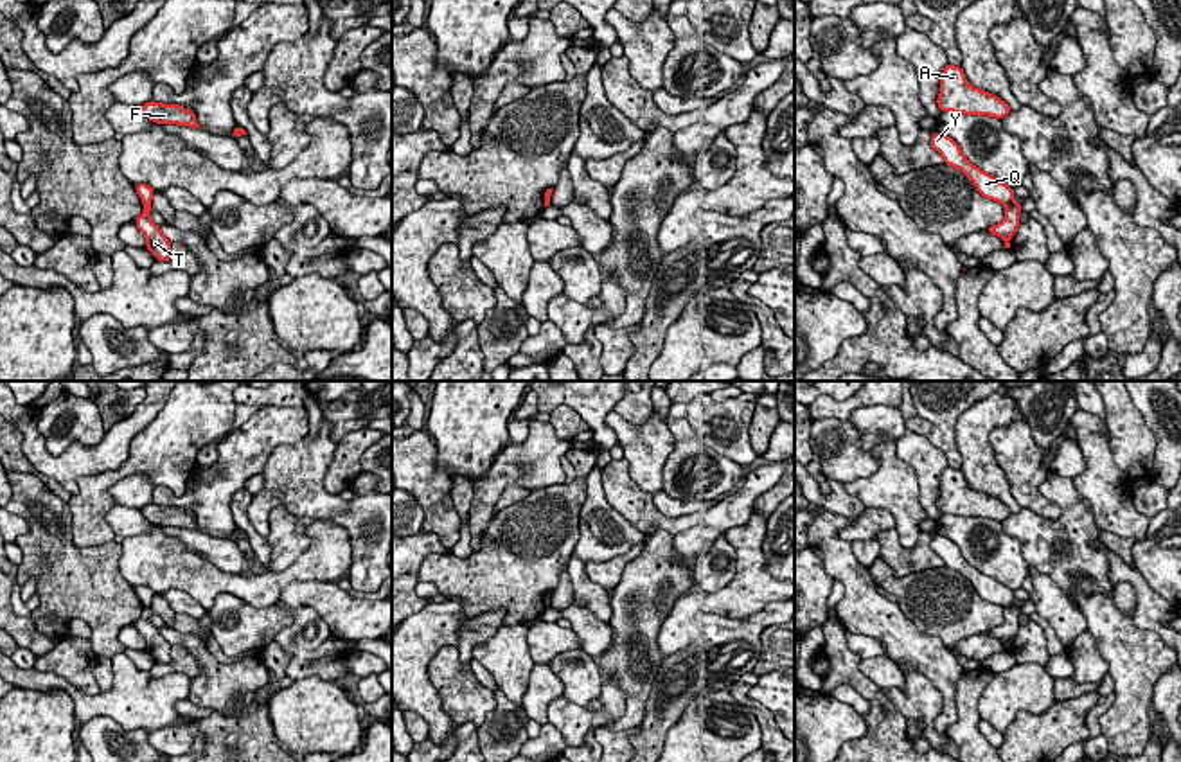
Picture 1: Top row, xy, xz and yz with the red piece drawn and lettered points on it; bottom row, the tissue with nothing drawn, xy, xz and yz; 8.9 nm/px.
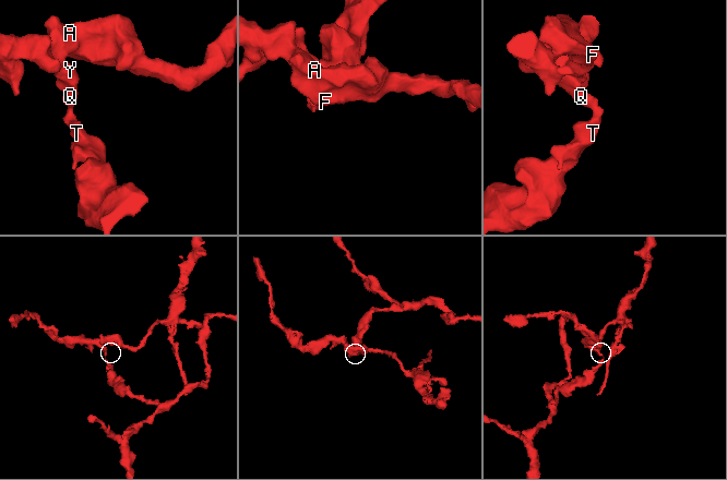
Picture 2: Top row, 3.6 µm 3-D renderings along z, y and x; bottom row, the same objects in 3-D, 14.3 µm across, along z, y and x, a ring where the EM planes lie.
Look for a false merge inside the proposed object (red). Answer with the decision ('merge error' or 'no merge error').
merge error

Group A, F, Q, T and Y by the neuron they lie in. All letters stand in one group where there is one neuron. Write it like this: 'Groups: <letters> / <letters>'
Groups: A F Q Y / T

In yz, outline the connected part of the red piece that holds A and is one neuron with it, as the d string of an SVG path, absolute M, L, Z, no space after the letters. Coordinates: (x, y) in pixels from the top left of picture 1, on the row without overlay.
M949 465L942 473L937 507L942 516L989 518L999 523L1010 516L1010 509L1005 503L985 492L971 489L962 469Z

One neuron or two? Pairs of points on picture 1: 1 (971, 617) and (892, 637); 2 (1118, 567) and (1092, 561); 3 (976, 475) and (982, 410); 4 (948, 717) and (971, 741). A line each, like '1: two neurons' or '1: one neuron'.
1: two neurons
2: two neurons
3: one neuron
4: two neurons

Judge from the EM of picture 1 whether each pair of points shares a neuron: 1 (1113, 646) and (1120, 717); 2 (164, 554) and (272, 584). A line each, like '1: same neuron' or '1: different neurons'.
1: same neuron
2: same neuron

